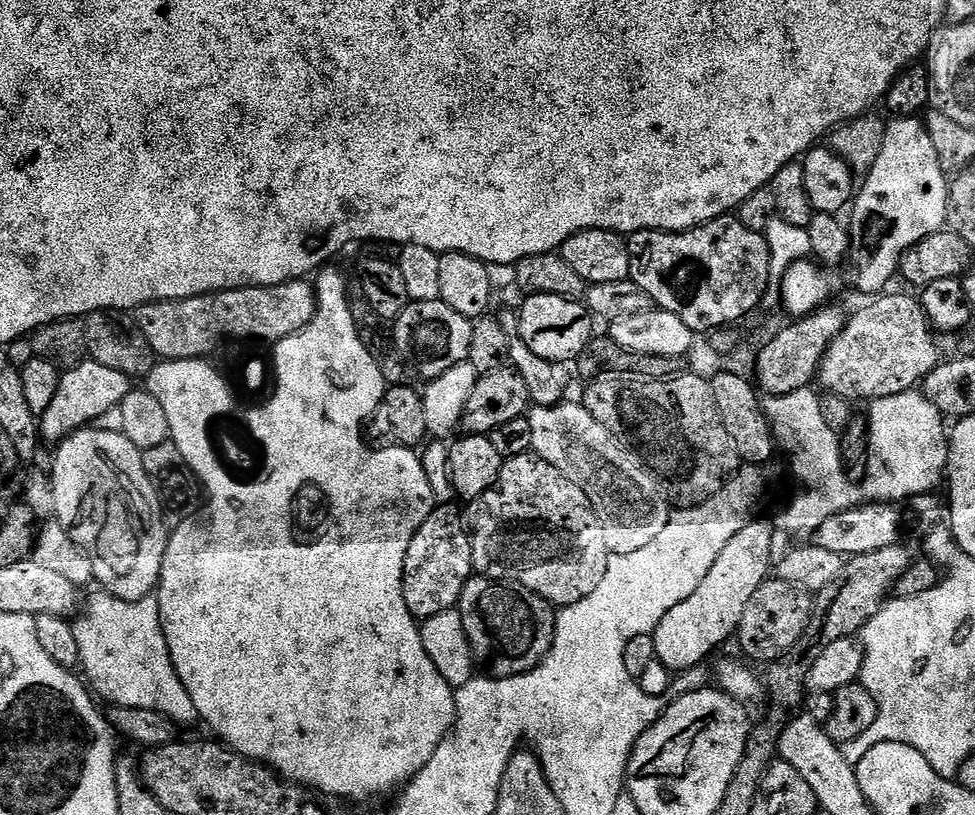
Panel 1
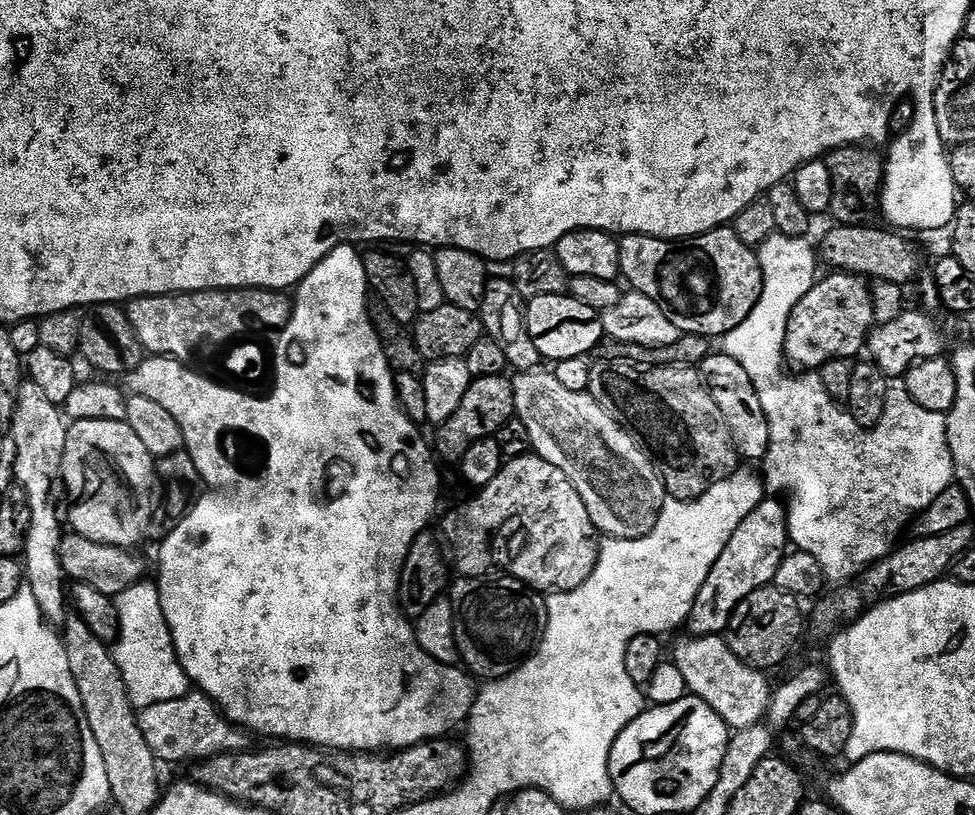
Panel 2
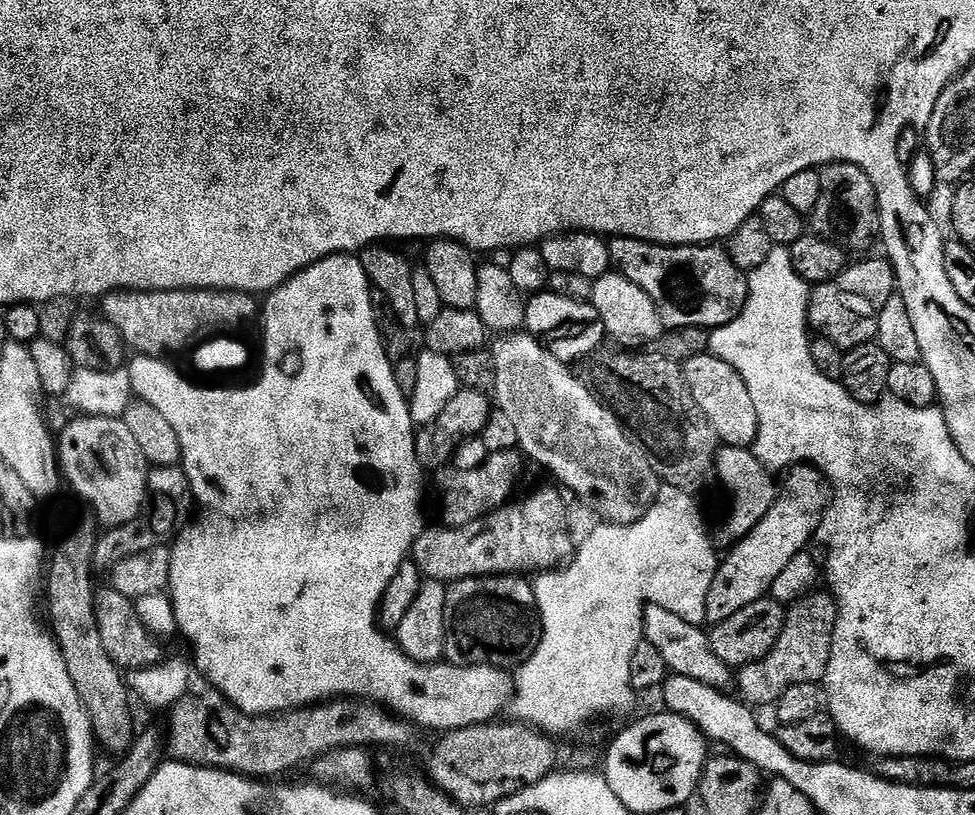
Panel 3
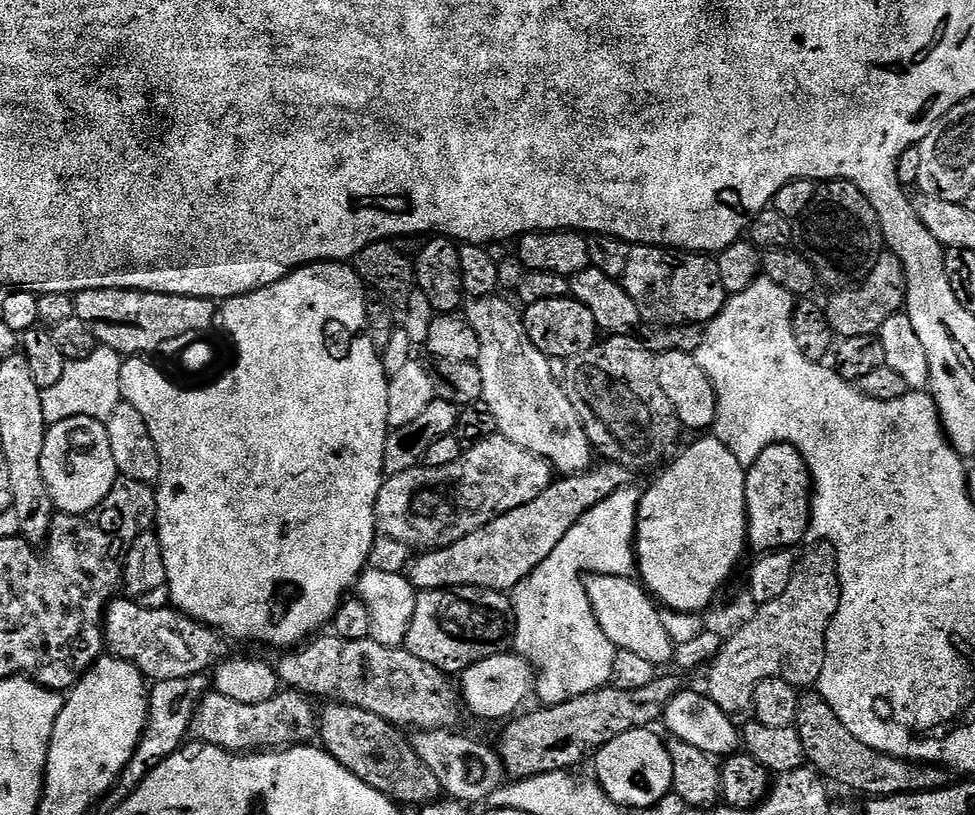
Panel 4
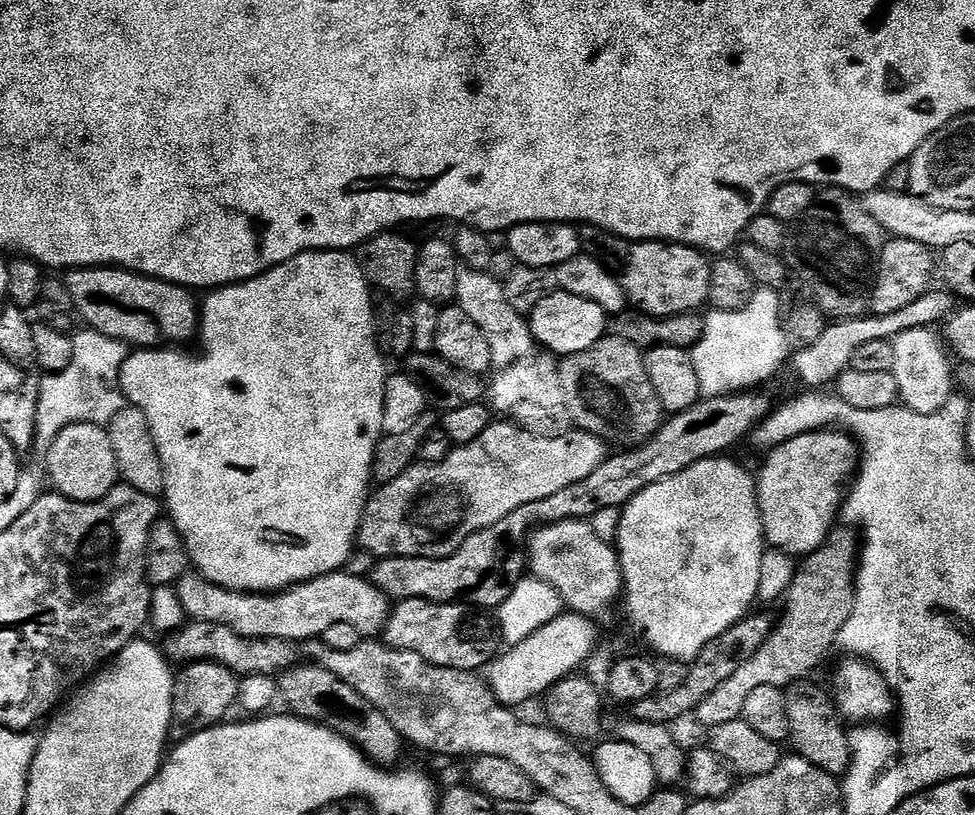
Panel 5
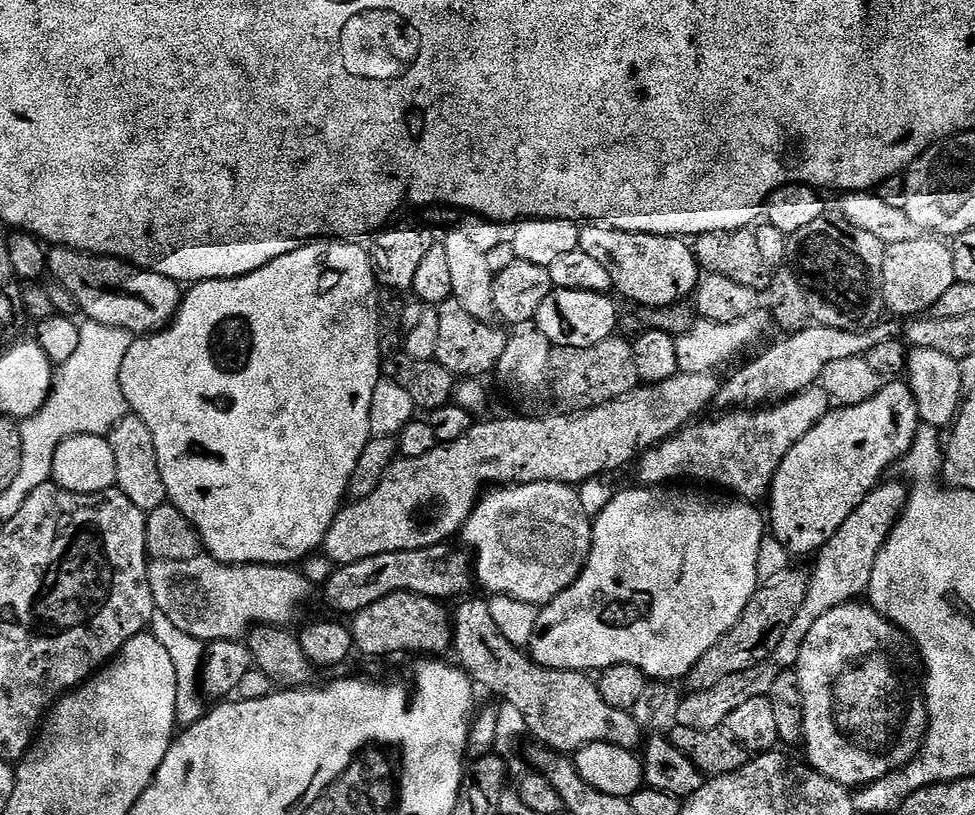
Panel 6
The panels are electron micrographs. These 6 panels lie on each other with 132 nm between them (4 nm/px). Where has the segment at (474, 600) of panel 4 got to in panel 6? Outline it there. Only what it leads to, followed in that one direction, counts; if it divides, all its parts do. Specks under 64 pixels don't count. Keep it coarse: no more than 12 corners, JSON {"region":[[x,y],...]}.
{"region":[[399,592],[351,617],[364,656],[420,652],[454,644],[443,603]]}

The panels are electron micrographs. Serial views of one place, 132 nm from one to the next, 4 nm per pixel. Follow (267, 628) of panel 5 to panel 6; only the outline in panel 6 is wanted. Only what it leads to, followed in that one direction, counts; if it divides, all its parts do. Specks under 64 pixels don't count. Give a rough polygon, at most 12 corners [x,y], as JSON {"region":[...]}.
{"region":[[279,564],[148,565],[156,611],[194,638],[292,626],[314,585]]}

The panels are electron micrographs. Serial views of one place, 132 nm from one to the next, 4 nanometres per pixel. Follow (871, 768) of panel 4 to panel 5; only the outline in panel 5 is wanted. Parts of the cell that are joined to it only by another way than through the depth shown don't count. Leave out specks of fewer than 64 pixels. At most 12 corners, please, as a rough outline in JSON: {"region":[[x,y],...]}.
{"region":[[815,679],[784,689],[795,755],[840,778],[852,741]]}

